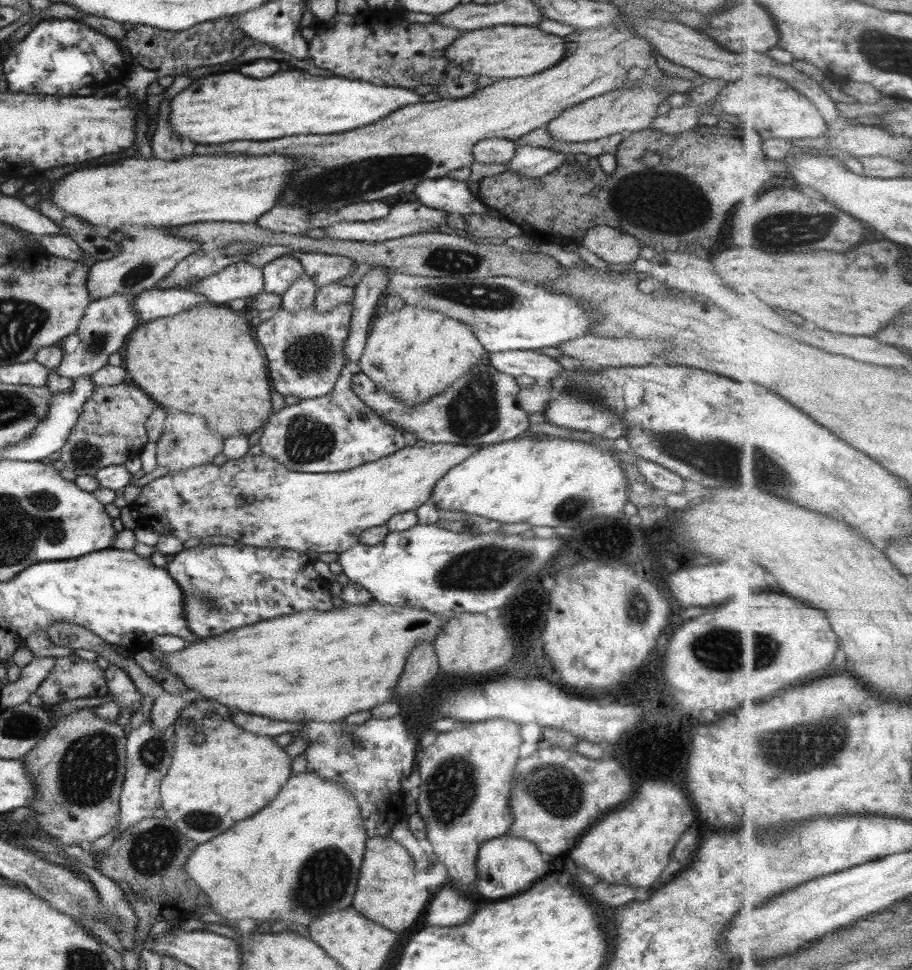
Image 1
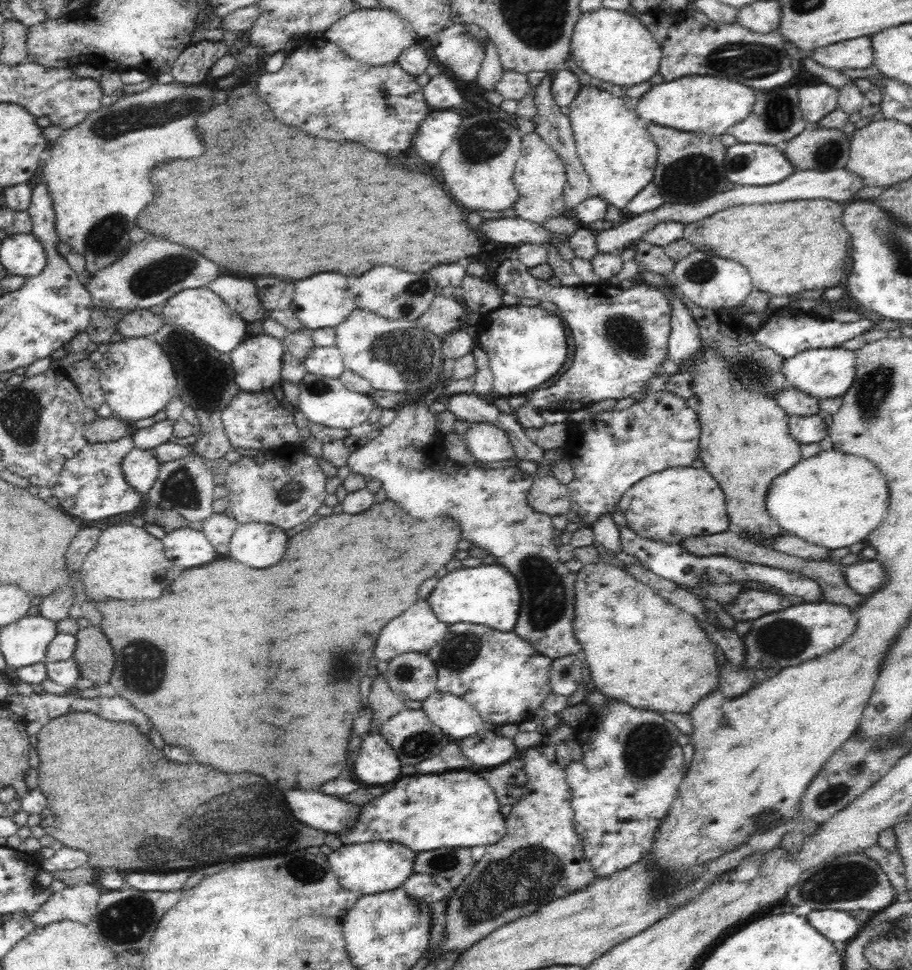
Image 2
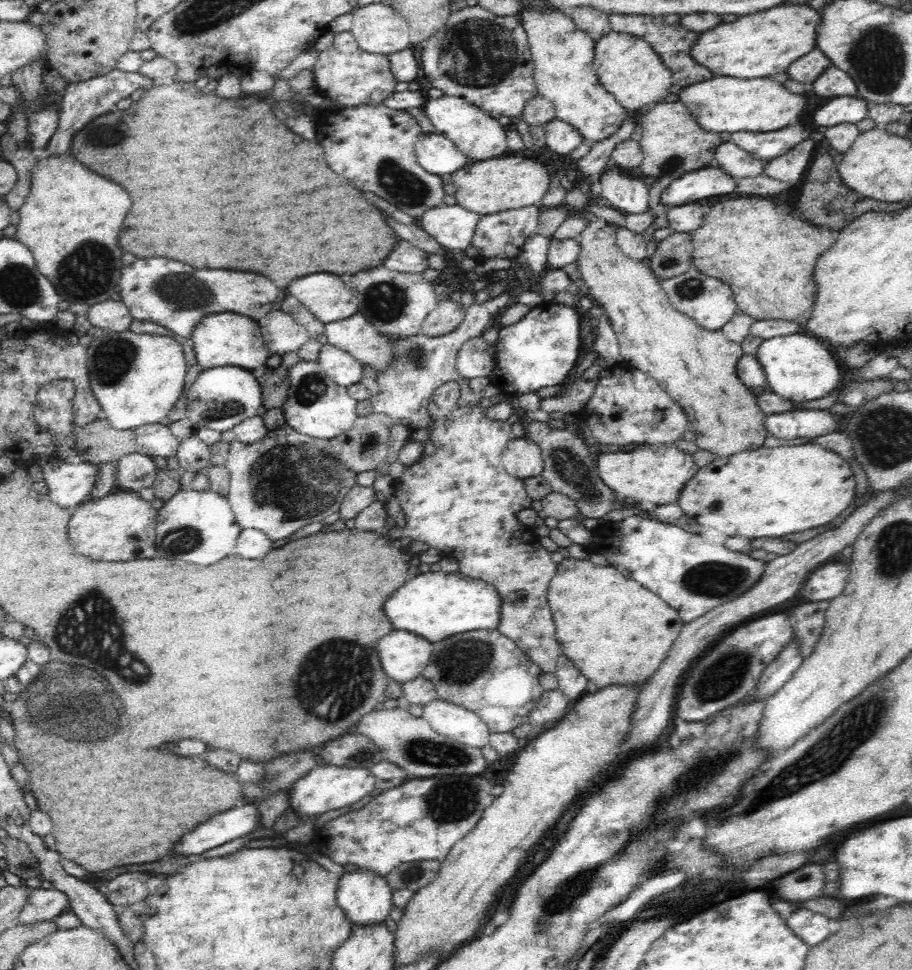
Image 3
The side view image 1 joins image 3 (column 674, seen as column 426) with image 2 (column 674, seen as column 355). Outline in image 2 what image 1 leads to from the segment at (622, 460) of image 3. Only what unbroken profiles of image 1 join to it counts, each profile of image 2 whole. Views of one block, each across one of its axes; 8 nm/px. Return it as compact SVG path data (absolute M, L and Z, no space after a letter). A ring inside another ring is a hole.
M686 466L666 468L662 472L655 472L646 476L646 478L642 478L624 492L617 508L625 514L628 522L627 528L634 530L638 536L668 545L681 545L689 537L709 536L730 530L732 523L728 514L726 514L725 506L724 492L720 490L720 486L710 472L702 467Z

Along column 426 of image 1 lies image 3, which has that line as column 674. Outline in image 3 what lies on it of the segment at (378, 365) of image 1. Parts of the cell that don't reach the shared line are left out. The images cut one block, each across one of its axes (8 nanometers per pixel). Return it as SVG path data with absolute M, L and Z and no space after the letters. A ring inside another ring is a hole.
M590 206L585 207L583 210L574 210L572 215L584 215L588 224L584 227L584 230L578 236L578 244L580 245L580 252L578 258L575 260L577 264L578 272L580 272L581 278L584 280L584 286L587 287L587 296L594 302L596 305L602 306L605 310L605 315L610 319L612 324L612 329L616 336L618 337L619 349L620 349L620 358L621 360L627 360L632 366L646 372L650 376L653 376L658 383L662 385L662 388L668 392L668 394L676 400L683 409L686 415L688 415L688 420L690 421L689 429L695 432L695 443L698 446L698 450L710 450L712 454L716 454L716 457L720 456L732 456L732 454L738 454L738 452L744 452L744 450L750 450L750 448L760 448L764 438L768 436L766 434L764 419L766 414L764 414L760 408L758 408L756 400L756 391L748 389L737 375L737 364L741 359L741 356L745 354L742 350L740 344L735 342L730 342L722 330L718 331L708 331L700 327L694 320L691 320L689 316L678 312L670 302L668 295L663 291L661 287L661 279L659 279L653 272L647 261L635 261L631 258L628 258L623 254L620 247L616 245L616 225L614 223L609 223L604 219L598 218L593 215L590 211Z

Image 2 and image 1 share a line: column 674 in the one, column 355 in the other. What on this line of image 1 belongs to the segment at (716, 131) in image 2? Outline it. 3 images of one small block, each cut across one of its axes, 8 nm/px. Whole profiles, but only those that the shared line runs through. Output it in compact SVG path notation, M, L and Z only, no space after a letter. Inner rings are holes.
M300 70L278 72L264 80L226 72L198 78L184 92L176 94L170 102L170 126L182 138L190 138L196 144L330 135L368 127L401 107L420 101L422 96L414 89L376 86L338 76L310 76Z

